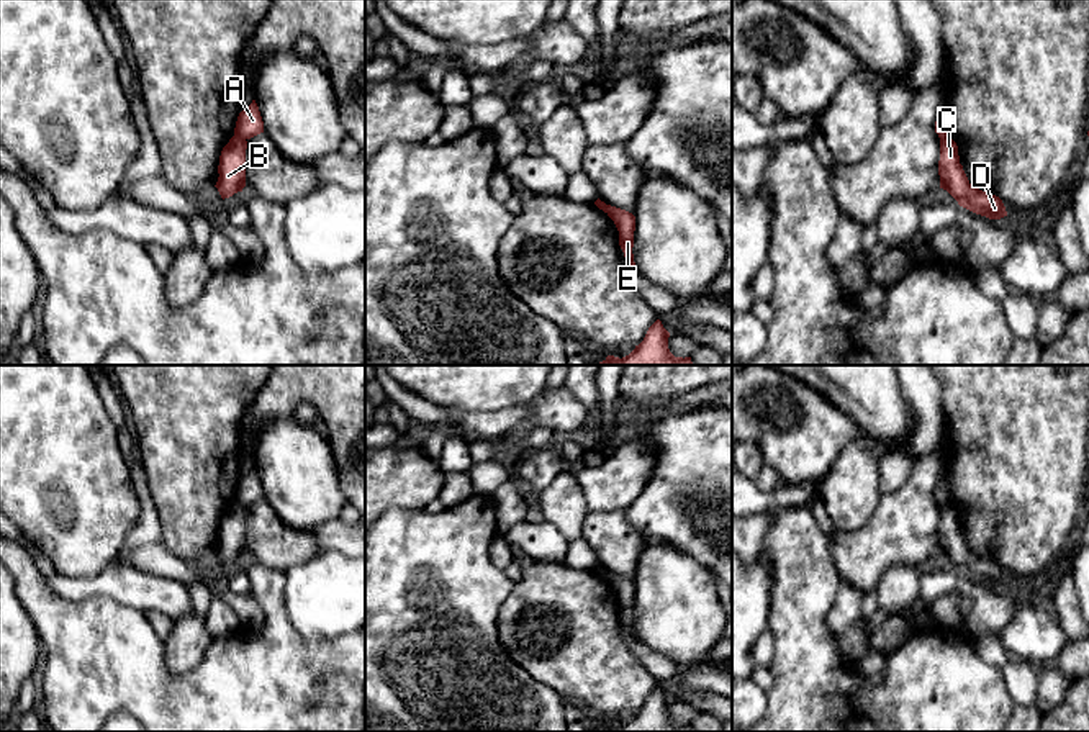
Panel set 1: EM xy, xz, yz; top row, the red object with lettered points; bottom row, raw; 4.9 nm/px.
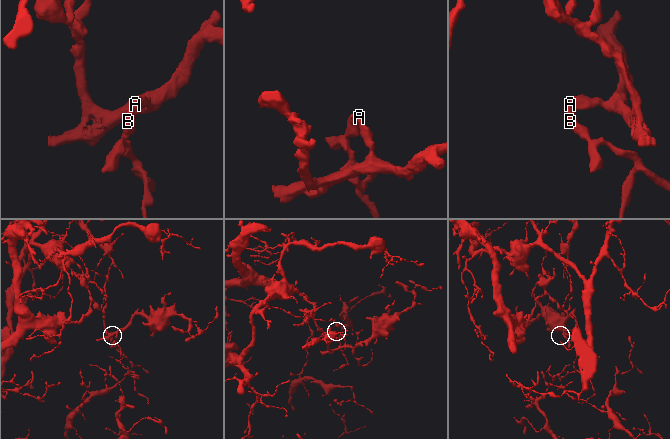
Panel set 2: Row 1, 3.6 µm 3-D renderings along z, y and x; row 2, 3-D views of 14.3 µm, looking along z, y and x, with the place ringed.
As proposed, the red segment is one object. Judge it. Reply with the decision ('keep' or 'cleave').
cleave

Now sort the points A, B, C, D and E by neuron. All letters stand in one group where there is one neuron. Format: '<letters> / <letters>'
A E / B C D

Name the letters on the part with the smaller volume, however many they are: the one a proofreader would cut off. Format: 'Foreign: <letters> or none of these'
Foreign: B, C, D

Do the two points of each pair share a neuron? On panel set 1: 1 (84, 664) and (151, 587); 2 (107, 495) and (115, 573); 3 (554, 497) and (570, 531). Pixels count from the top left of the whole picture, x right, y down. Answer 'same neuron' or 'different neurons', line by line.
1: different neurons
2: different neurons
3: same neuron

